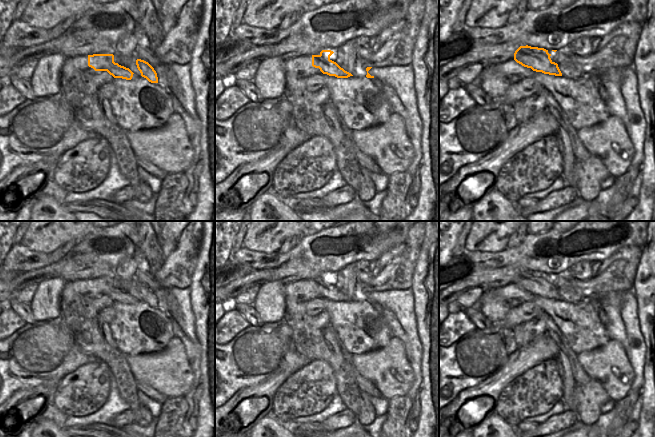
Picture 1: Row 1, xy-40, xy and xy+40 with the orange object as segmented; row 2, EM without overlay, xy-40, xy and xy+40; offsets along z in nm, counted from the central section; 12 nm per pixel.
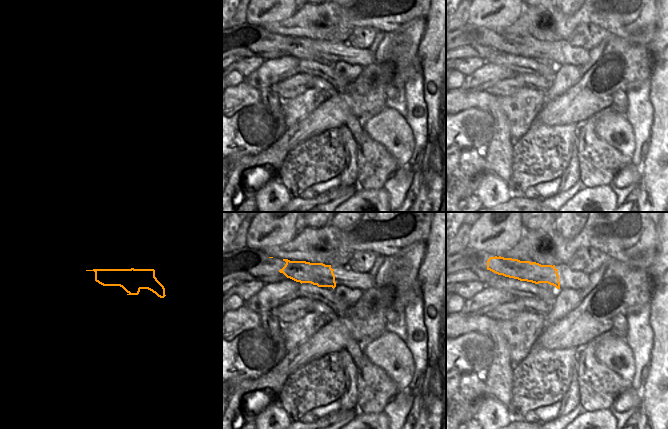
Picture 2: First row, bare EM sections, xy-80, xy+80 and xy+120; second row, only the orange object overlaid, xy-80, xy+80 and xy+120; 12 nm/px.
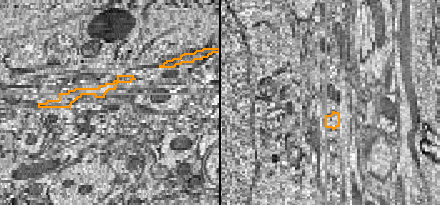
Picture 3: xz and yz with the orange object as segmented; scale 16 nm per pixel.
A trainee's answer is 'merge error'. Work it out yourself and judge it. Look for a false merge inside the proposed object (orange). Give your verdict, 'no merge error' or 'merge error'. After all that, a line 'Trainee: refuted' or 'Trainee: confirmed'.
no merge error
Trainee: refuted

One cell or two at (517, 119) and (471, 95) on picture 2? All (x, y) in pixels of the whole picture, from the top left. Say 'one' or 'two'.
one

